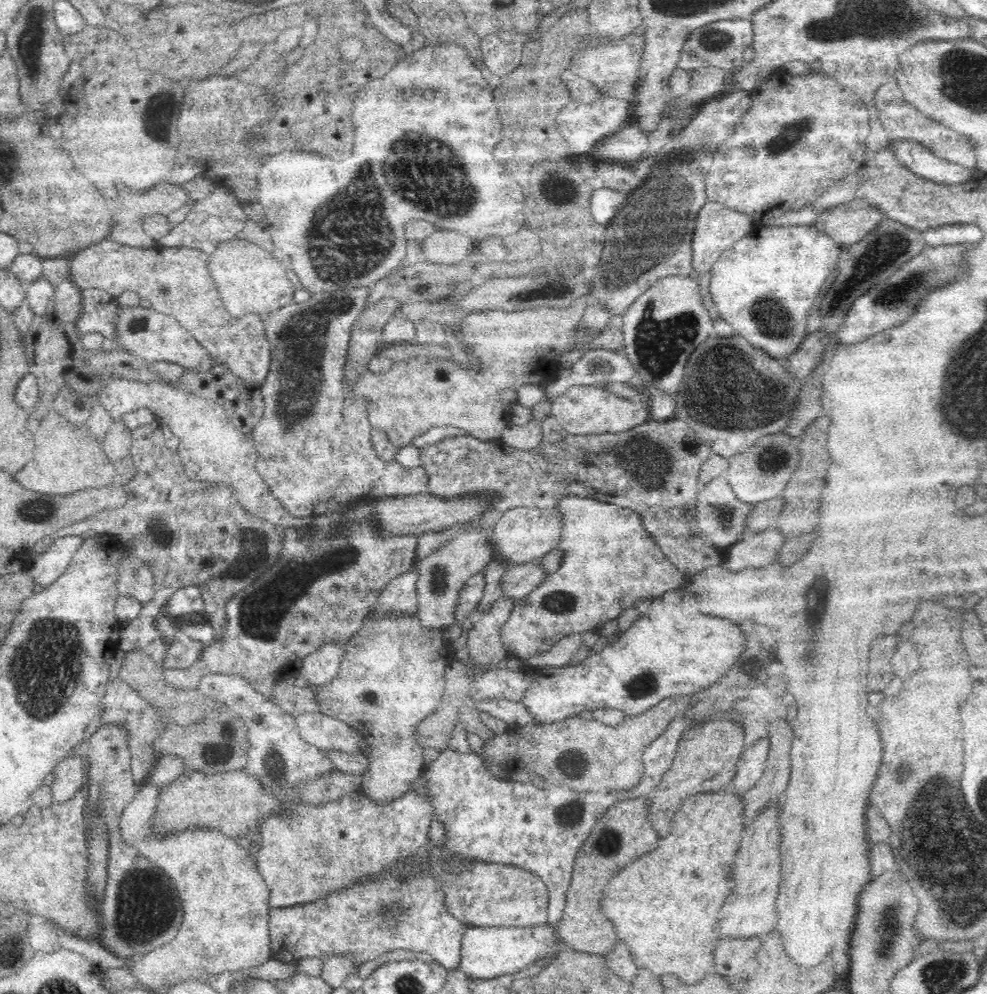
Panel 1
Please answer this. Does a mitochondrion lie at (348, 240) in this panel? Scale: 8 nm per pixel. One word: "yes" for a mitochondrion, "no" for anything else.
yes

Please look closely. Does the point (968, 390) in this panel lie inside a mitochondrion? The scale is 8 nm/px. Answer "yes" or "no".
yes

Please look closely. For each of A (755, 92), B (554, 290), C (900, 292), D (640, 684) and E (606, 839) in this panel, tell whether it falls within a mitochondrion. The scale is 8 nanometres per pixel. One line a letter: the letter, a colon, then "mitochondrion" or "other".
A: other
B: mitochondrion
C: mitochondrion
D: mitochondrion
E: mitochondrion

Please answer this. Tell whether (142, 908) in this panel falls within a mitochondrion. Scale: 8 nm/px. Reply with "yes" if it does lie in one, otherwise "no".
yes

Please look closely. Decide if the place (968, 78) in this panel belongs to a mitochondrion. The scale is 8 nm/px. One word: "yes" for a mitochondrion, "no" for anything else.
yes

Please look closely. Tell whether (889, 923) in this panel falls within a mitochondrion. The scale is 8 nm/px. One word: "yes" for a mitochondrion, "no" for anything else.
yes

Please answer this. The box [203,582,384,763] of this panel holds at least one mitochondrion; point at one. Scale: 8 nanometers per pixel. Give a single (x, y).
(368, 699)

